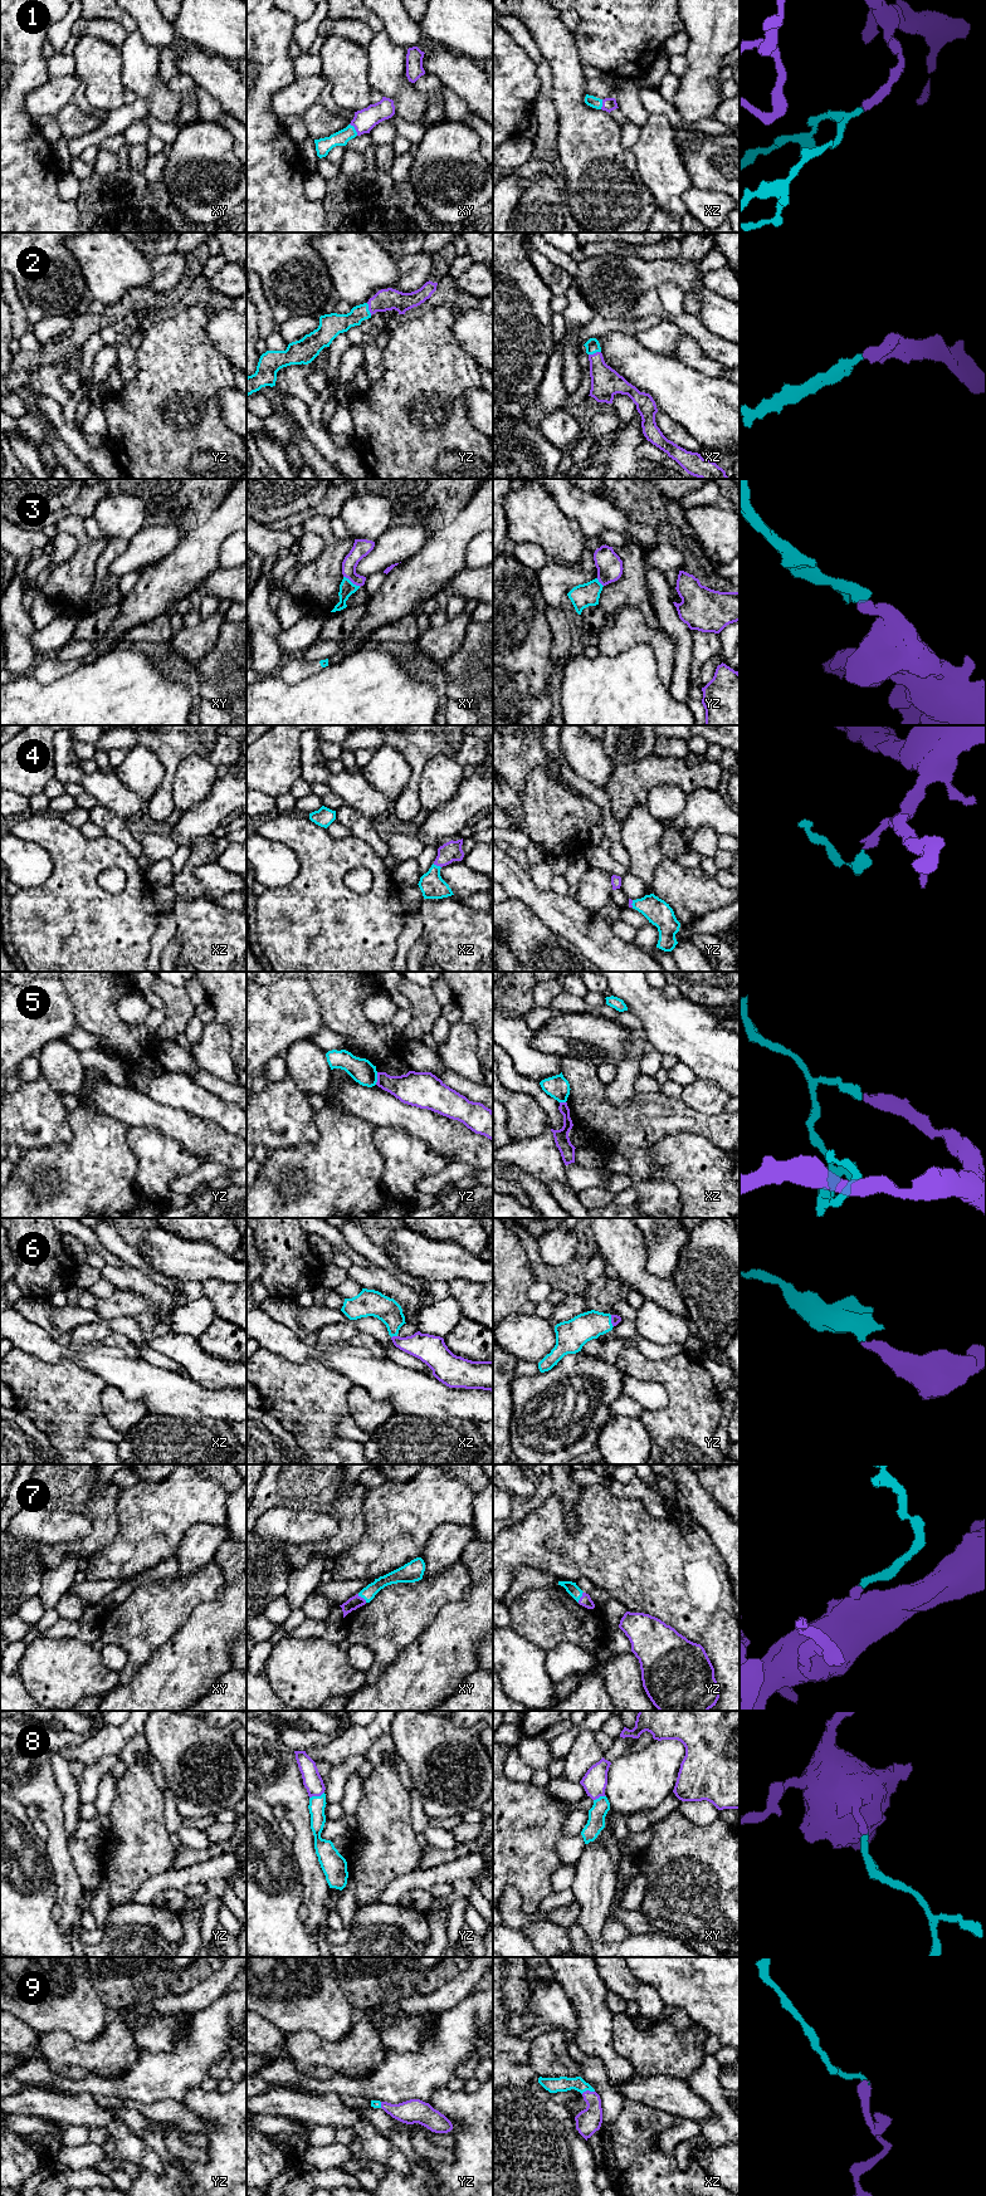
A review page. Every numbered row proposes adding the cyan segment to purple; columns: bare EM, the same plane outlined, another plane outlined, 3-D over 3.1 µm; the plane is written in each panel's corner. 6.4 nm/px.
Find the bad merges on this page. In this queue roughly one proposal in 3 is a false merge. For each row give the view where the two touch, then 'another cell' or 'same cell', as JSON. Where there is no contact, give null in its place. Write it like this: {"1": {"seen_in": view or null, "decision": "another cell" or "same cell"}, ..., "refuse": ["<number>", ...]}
{"1": {"seen_in": "xy", "decision": "same cell"}, "2": {"seen_in": "yz", "decision": "same cell"}, "3": {"seen_in": "xy", "decision": "same cell"}, "4": {"seen_in": "xz", "decision": "same cell"}, "5": {"seen_in": "yz", "decision": "another cell"}, "6": {"seen_in": "xz", "decision": "same cell"}, "7": {"seen_in": "xy", "decision": "same cell"}, "8": {"seen_in": "yz", "decision": "same cell"}, "9": {"seen_in": "xz", "decision": "same cell"}, "refuse": ["5"]}

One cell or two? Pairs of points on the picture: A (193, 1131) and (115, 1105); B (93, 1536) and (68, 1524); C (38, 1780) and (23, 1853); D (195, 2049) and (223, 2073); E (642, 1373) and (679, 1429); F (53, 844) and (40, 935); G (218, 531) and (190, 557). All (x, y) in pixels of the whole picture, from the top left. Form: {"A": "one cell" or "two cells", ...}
{"A": "one cell", "B": "two cells", "C": "two cells", "D": "two cells", "E": "one cell", "F": "one cell", "G": "one cell"}

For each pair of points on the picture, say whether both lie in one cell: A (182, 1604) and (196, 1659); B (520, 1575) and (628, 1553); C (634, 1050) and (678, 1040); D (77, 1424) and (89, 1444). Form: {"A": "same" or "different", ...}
{"A": "different", "B": "different", "C": "different", "D": "different"}

